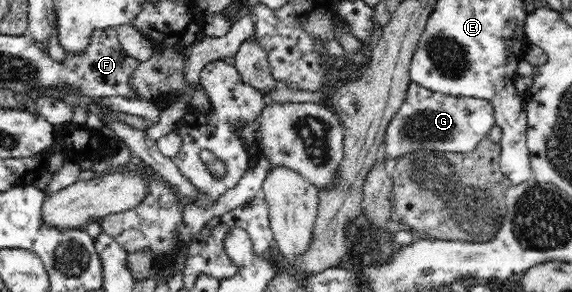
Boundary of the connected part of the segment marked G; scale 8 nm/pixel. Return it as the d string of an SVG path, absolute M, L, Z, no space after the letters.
M411 81L403 104L386 128L382 145L384 160L388 167L394 167L407 154L421 151L473 153L495 125L493 105L489 101L436 93Z

